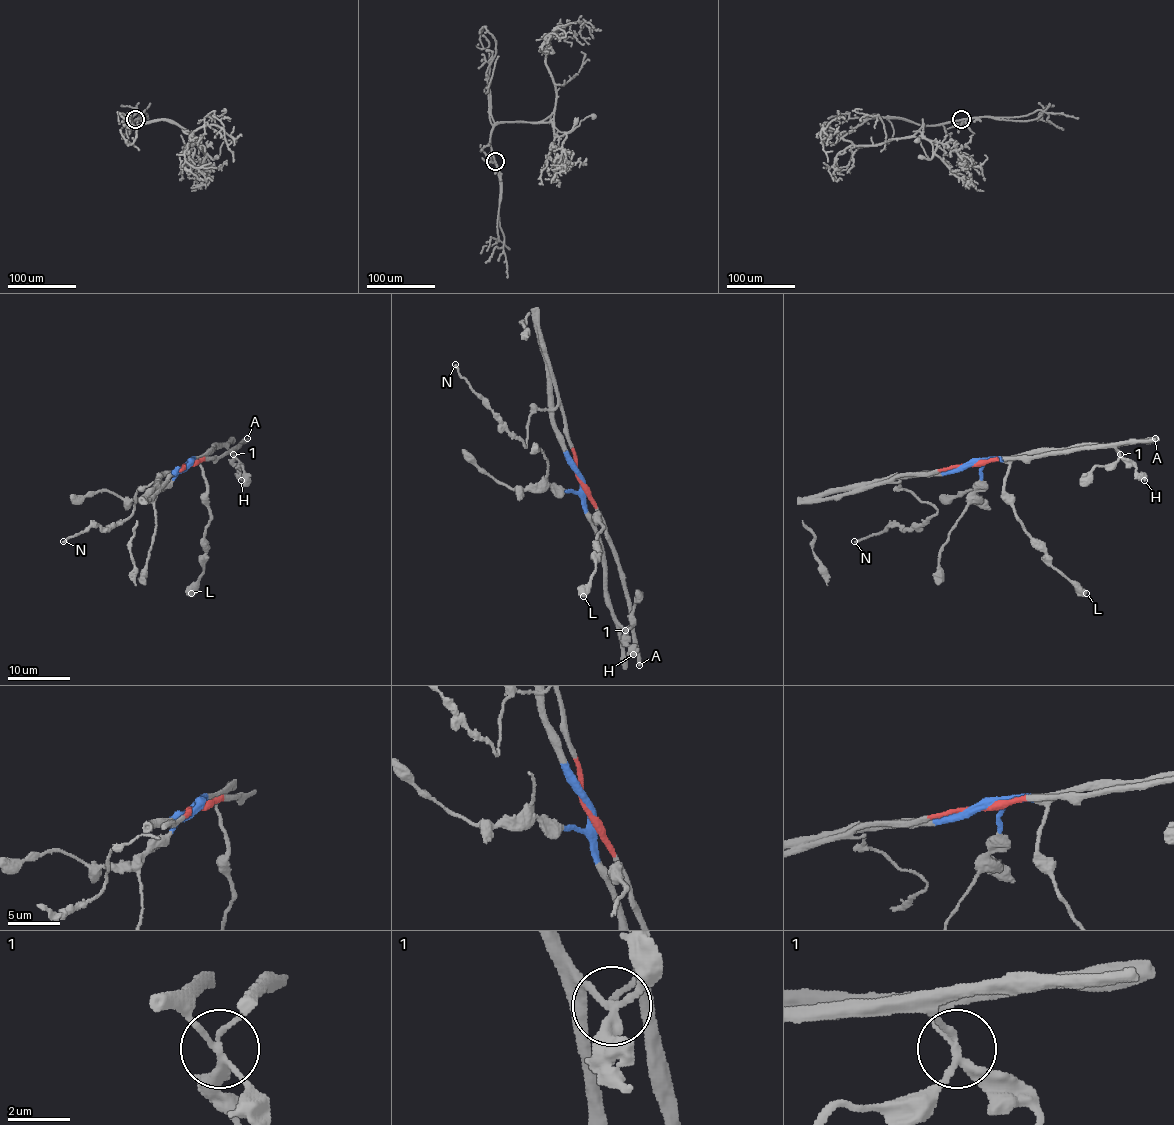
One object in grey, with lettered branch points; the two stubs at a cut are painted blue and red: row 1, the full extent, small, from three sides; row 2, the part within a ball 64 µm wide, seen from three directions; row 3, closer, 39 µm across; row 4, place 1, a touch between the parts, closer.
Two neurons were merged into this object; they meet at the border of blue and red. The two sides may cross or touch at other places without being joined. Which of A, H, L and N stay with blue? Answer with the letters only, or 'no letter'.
L

